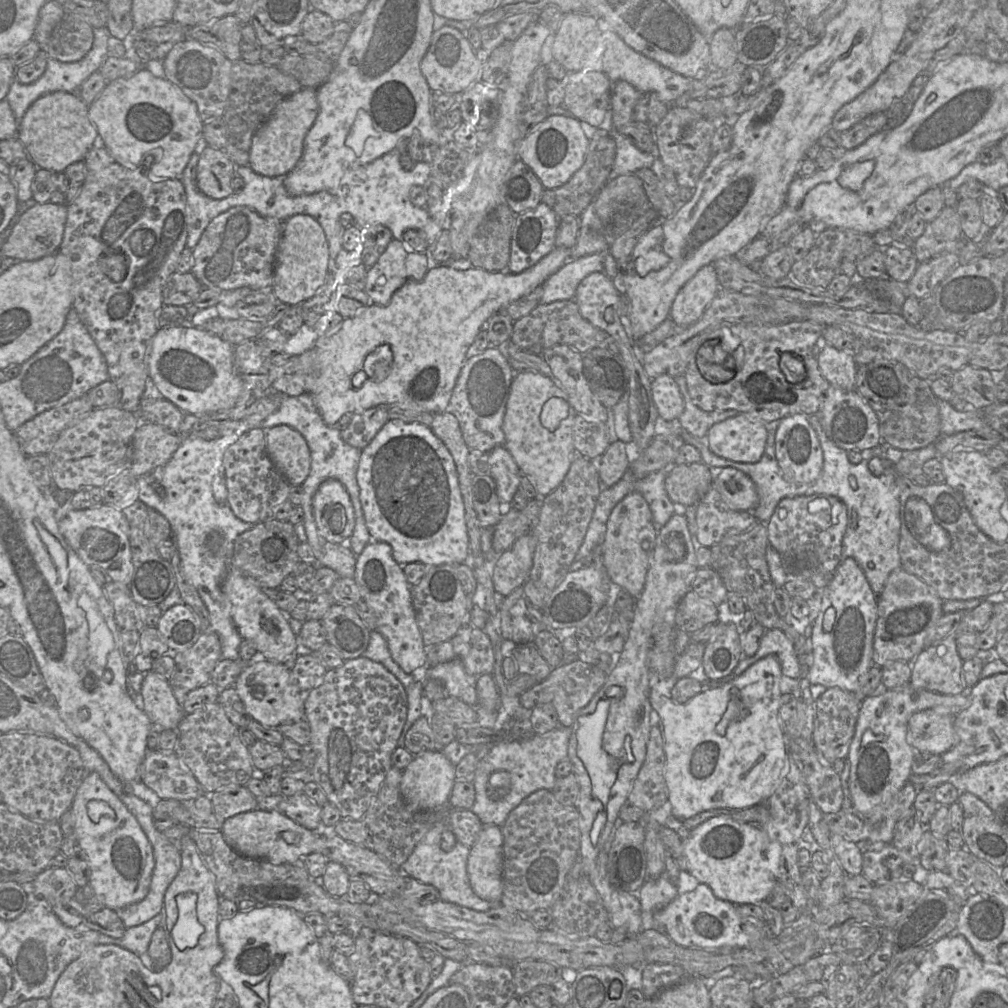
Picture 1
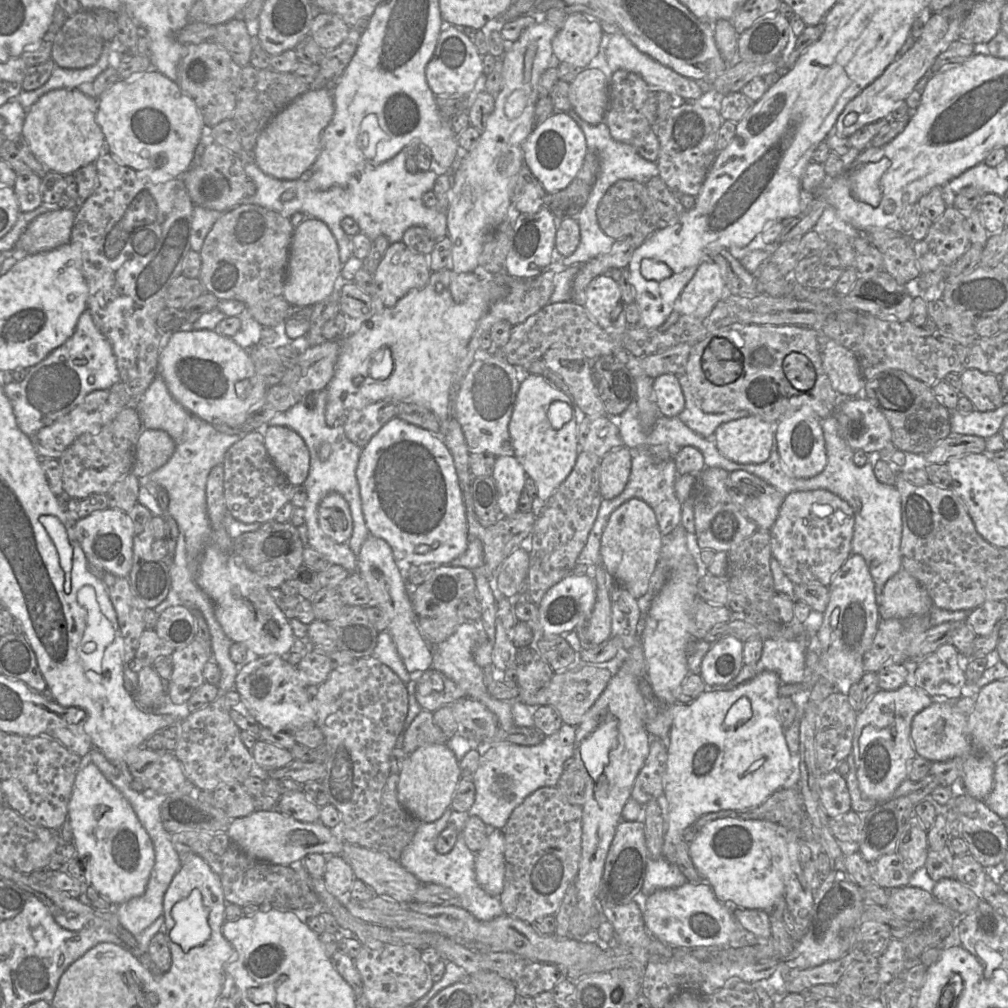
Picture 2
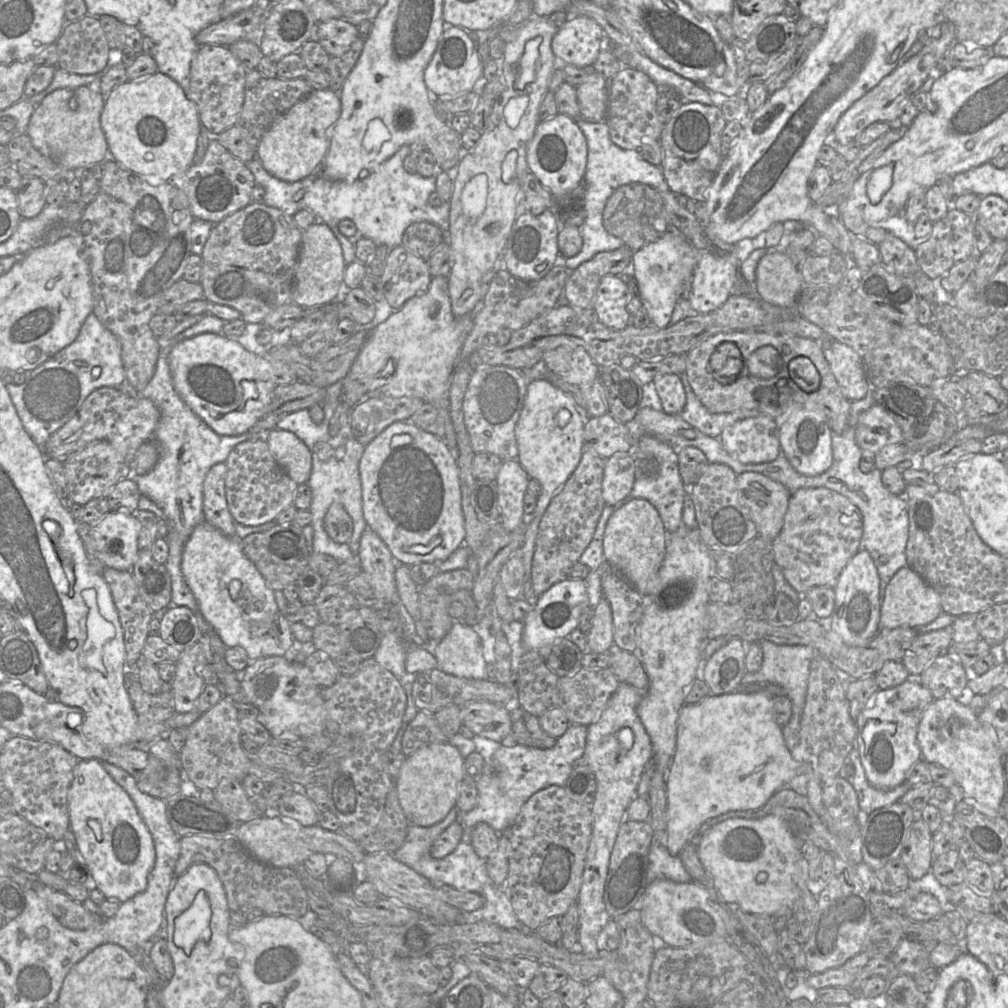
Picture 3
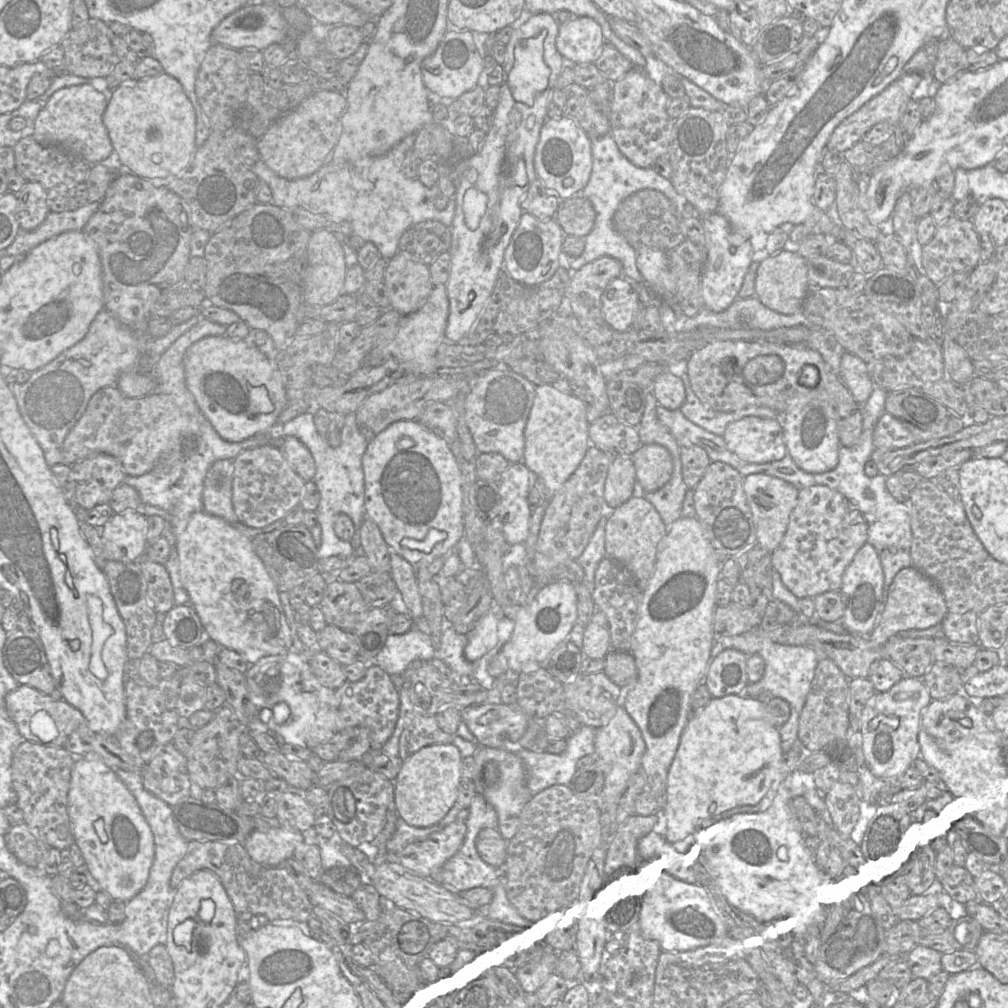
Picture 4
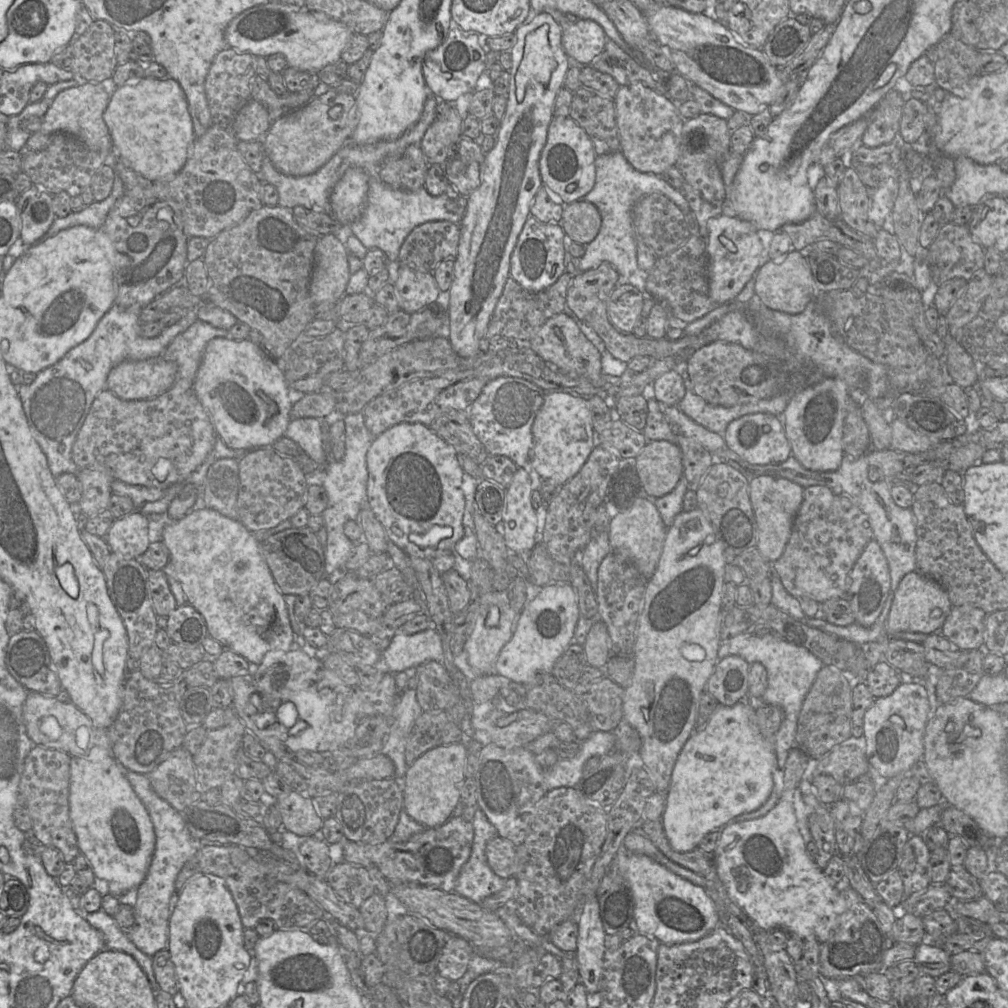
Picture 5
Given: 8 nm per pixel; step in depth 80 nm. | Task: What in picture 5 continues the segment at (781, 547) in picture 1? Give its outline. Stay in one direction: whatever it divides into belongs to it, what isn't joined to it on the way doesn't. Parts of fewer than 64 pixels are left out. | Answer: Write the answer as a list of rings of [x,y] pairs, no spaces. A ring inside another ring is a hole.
[[[826,486],[806,487],[789,541],[783,554],[772,563],[774,574],[779,576],[786,591],[796,598],[810,597],[821,604],[832,598],[846,597],[849,573],[872,539],[873,529],[868,516],[851,498],[836,495]]]

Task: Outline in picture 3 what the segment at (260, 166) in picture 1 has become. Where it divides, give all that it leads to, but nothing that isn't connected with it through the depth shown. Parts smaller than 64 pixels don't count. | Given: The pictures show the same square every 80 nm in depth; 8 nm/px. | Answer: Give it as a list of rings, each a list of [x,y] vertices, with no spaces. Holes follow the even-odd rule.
[[[313,90],[273,121],[257,145],[256,158],[267,172],[280,180],[296,182],[310,176],[328,152],[331,132],[340,114],[339,91]]]

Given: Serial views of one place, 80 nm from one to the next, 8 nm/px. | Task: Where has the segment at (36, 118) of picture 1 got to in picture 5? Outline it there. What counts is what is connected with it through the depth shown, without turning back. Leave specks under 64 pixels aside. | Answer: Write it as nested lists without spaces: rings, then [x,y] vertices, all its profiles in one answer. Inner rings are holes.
[[[83,82],[82,84],[62,90],[53,99],[48,110],[42,117],[39,132],[63,132],[78,138],[88,148],[108,155],[112,151],[112,139],[103,119],[103,113],[109,103],[110,95],[100,83]]]

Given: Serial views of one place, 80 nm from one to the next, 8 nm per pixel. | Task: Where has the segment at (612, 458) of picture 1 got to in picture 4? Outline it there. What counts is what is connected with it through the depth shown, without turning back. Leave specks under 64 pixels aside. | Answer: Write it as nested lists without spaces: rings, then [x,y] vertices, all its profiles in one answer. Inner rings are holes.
[[[632,456],[615,457],[609,466],[604,485],[604,499],[611,508],[616,508],[633,496],[636,483],[635,465]]]

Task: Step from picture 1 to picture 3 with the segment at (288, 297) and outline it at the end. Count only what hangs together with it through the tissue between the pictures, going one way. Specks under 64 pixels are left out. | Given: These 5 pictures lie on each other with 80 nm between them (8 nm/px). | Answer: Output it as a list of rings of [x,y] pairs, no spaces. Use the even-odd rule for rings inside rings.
[[[316,221],[303,231],[292,302],[301,307],[323,307],[337,300],[344,290],[344,272],[345,261],[340,242],[326,224]]]

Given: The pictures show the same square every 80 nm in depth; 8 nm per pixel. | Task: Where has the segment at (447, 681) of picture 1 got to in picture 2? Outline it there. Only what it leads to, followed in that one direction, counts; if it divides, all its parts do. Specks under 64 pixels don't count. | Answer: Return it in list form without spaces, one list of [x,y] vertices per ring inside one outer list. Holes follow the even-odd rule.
[[[463,621],[456,631],[444,642],[432,647],[431,669],[437,670],[454,681],[465,693],[467,698],[478,701],[487,707],[498,719],[499,727],[508,731],[514,726],[512,704],[491,697],[483,682],[483,668],[479,667],[473,658],[476,646],[481,643],[481,637],[472,622]]]

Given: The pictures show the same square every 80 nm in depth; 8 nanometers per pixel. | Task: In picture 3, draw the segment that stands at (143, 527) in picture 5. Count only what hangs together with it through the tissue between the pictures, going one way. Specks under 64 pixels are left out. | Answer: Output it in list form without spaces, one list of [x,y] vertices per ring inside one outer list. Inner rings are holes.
[[[110,511],[88,533],[81,532],[89,561],[94,555],[105,567],[129,571],[136,562],[140,523],[133,514]]]

